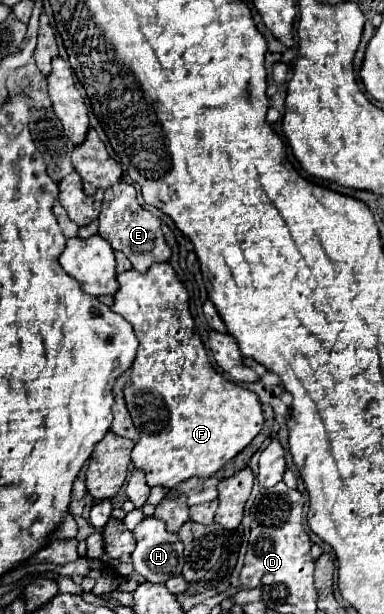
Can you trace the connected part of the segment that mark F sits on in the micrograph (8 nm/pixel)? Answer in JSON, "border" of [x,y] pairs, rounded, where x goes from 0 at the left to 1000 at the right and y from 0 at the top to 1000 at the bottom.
{"border":[[[440,428],[398,432],[383,445],[362,445],[362,441],[346,441],[346,438],[341,438],[341,441],[326,441],[326,445],[310,445],[310,448],[305,448],[305,461],[310,461],[310,474],[294,480],[299,493],[294,493],[289,507],[299,507],[305,513],[315,513],[320,520],[331,520],[331,523],[346,529],[352,546],[357,546],[357,552],[362,552],[357,581],[352,581],[352,588],[346,588],[346,607],[341,607],[341,617],[331,621],[326,634],[320,634],[320,637],[326,637],[331,666],[336,666],[336,673],[341,673],[341,682],[346,682],[346,689],[352,689],[362,708],[367,708],[362,718],[352,721],[352,728],[346,728],[341,751],[346,751],[346,757],[352,757],[357,767],[372,767],[372,770],[378,770],[378,783],[383,783],[388,793],[419,790],[419,793],[445,796],[445,793],[456,793],[456,790],[466,790],[471,783],[487,783],[487,780],[497,780],[497,777],[539,780],[539,777],[549,777],[555,770],[565,770],[591,751],[602,751],[622,735],[633,735],[633,731],[664,715],[664,708],[680,702],[680,695],[685,695],[685,673],[680,673],[680,660],[674,660],[674,653],[669,653],[669,643],[664,643],[659,637],[643,637],[643,634],[633,634],[633,630],[622,630],[622,627],[612,627],[612,624],[602,624],[602,621],[591,621],[581,611],[570,611],[570,607],[555,601],[555,594],[544,591],[544,581],[539,581],[539,575],[534,575],[529,555],[523,555],[523,549],[508,542],[508,526],[503,526],[503,516],[497,516],[497,510],[492,510],[492,477],[487,477],[487,471],[482,471],[482,464],[461,454],[461,445],[451,441],[451,435],[445,435]]]}

